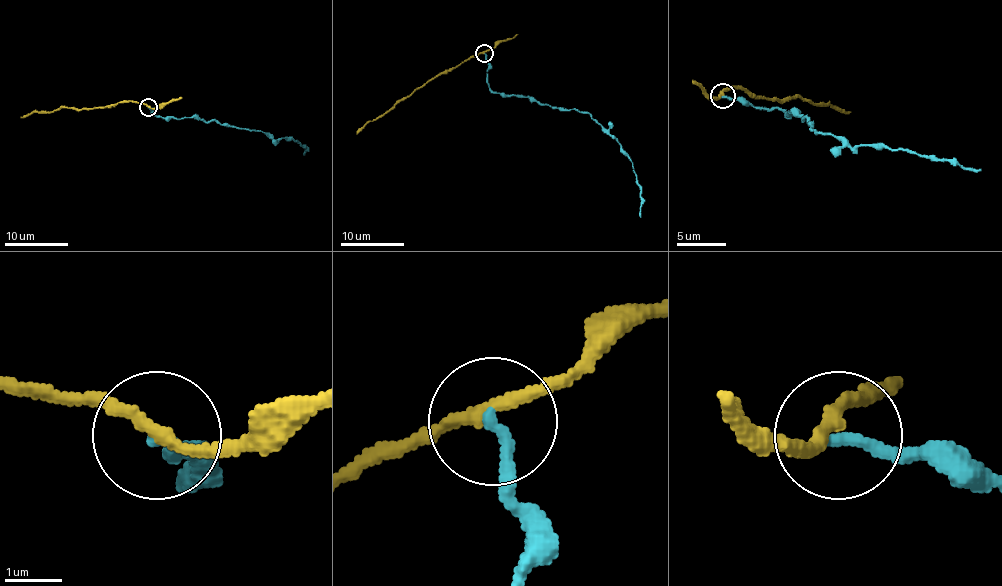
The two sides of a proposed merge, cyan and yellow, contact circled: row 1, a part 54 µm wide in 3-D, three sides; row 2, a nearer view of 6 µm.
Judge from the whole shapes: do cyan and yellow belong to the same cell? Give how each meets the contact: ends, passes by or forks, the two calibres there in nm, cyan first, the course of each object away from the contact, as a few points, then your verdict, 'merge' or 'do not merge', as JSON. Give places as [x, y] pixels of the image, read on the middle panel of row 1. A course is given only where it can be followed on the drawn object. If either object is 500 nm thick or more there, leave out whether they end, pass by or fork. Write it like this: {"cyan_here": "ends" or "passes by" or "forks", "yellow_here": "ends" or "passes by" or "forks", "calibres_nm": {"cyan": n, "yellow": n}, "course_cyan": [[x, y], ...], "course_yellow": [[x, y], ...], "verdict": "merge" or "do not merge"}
{"cyan_here": "ends", "yellow_here": "passes by", "calibres_nm": {"cyan": 220, "yellow": 220}, "course_cyan": [[485, 53], [486, 80], [493, 91], [587, 112], [619, 143], [638, 180], [639, 217]], "course_yellow": [[485, 52], [428, 80], [357, 134]], "verdict": "do not merge"}

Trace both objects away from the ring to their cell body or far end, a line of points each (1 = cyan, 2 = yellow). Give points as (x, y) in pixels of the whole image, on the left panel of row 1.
1: (149, 107), (150, 113), (157, 116), (199, 118), (267, 132), (275, 140), (297, 140), (303, 146), (303, 153)
2: (149, 107), (141, 102), (125, 101), (92, 109), (64, 107), (51, 112), (32, 112), (21, 118)

